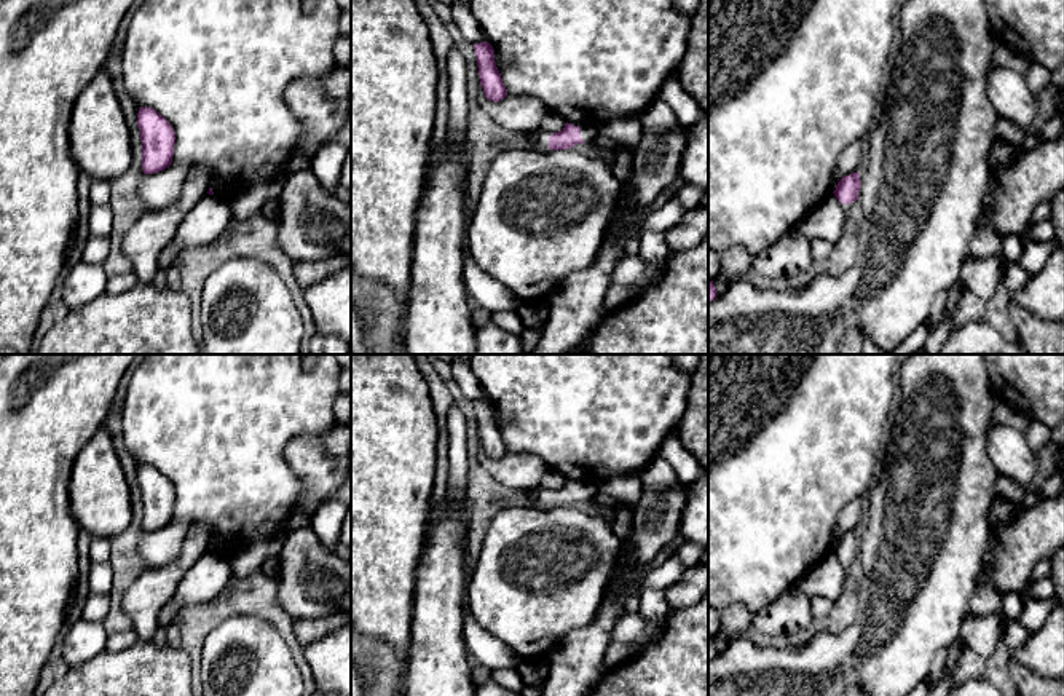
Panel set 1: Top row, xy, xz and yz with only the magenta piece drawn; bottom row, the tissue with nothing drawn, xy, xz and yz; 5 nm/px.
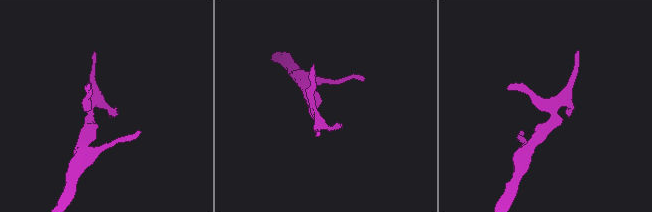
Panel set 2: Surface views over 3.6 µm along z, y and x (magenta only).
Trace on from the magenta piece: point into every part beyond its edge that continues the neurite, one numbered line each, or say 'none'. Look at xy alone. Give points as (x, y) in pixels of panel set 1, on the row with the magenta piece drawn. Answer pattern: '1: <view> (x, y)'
none

